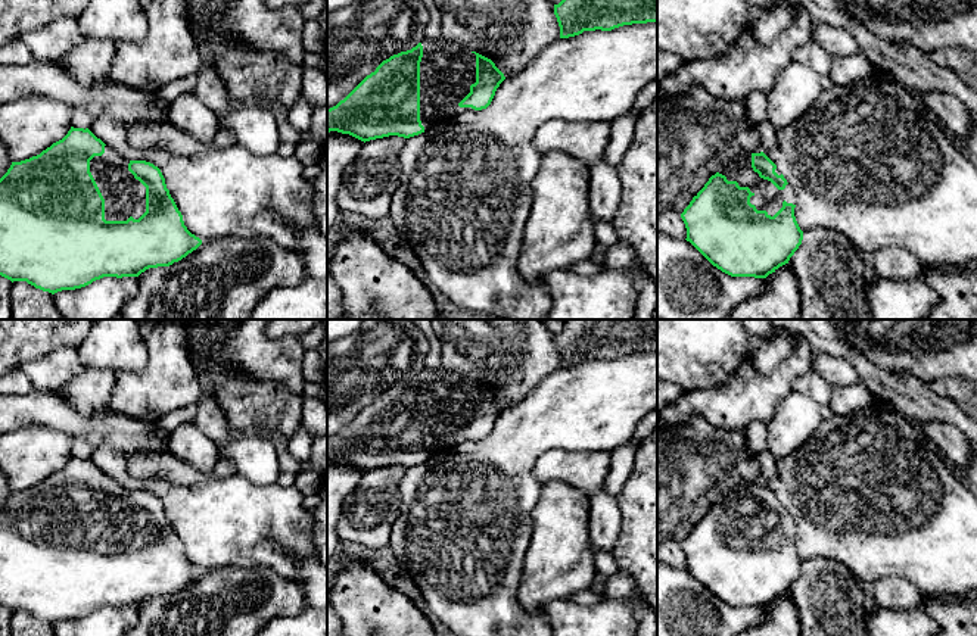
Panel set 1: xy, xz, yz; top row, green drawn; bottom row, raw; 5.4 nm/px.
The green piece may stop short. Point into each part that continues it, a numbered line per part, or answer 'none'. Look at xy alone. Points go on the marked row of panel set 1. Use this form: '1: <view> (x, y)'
1: xy (124, 196)

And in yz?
1: yz (768, 198)

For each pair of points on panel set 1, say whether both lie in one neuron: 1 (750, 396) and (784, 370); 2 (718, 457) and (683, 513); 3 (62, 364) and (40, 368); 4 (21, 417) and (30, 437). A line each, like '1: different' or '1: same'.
1: same
2: same
3: same
4: different

